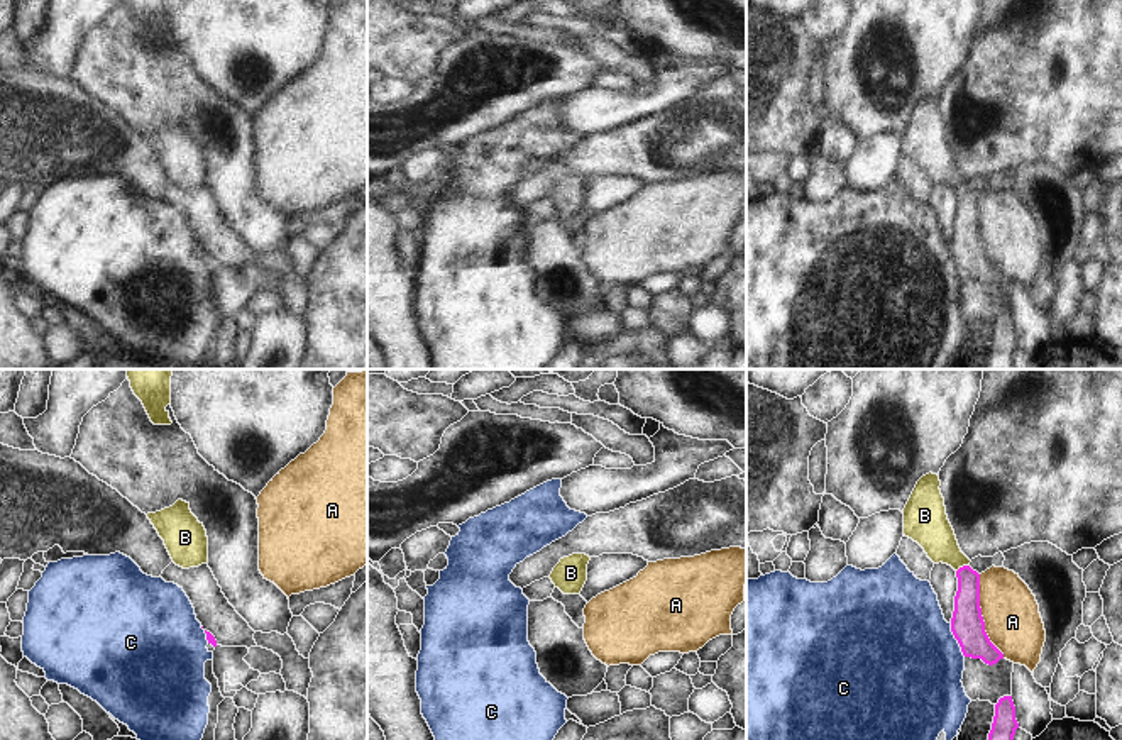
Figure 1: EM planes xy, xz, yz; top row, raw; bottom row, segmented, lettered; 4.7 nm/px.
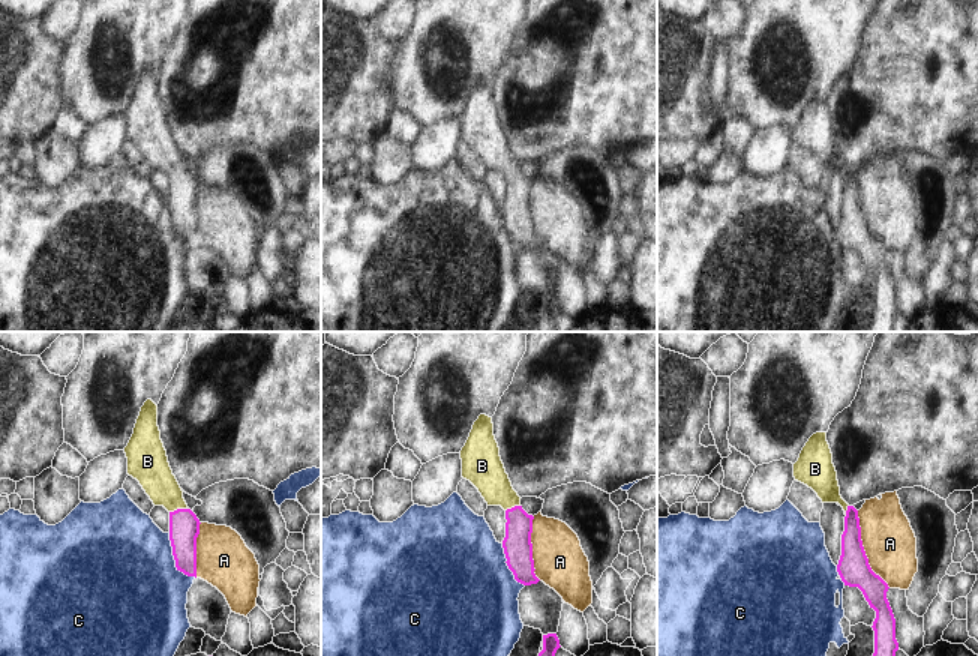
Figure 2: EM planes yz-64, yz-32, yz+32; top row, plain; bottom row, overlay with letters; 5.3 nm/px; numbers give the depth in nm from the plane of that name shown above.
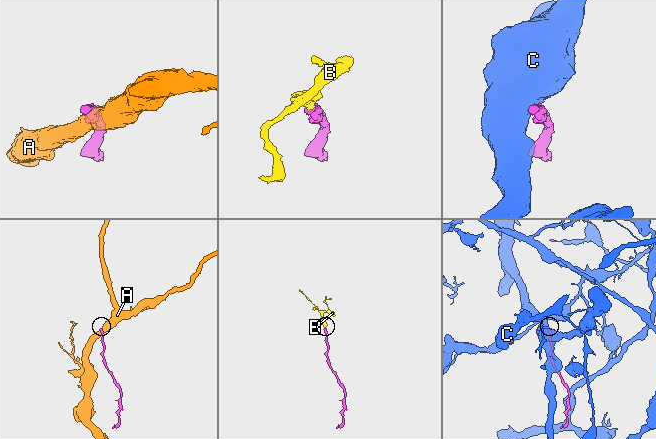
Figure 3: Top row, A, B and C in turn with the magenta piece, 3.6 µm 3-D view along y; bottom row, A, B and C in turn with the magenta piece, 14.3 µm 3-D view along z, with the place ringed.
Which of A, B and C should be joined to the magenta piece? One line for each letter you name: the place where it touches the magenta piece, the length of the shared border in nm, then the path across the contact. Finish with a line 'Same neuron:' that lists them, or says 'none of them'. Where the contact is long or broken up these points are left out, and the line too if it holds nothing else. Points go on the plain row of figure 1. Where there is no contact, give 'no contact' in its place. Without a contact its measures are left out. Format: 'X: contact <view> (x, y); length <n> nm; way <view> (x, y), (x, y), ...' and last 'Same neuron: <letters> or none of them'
B: contact yz (963, 187); length 70 nm; way yz (967, 239), (967, 197), (963, 187), (929, 148)
Same neuron: B

